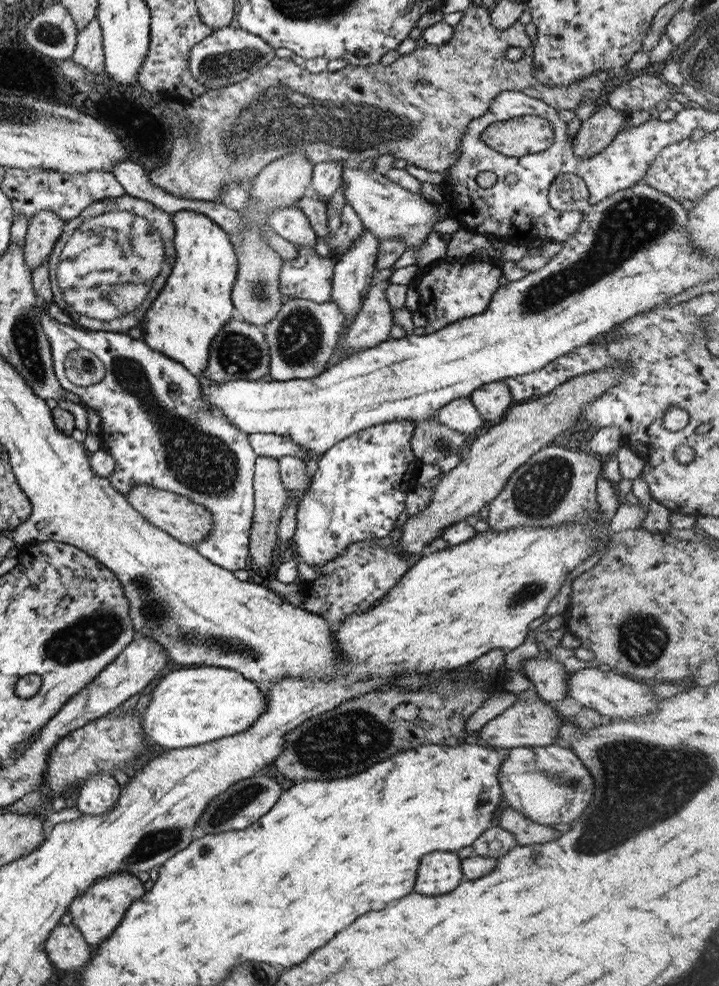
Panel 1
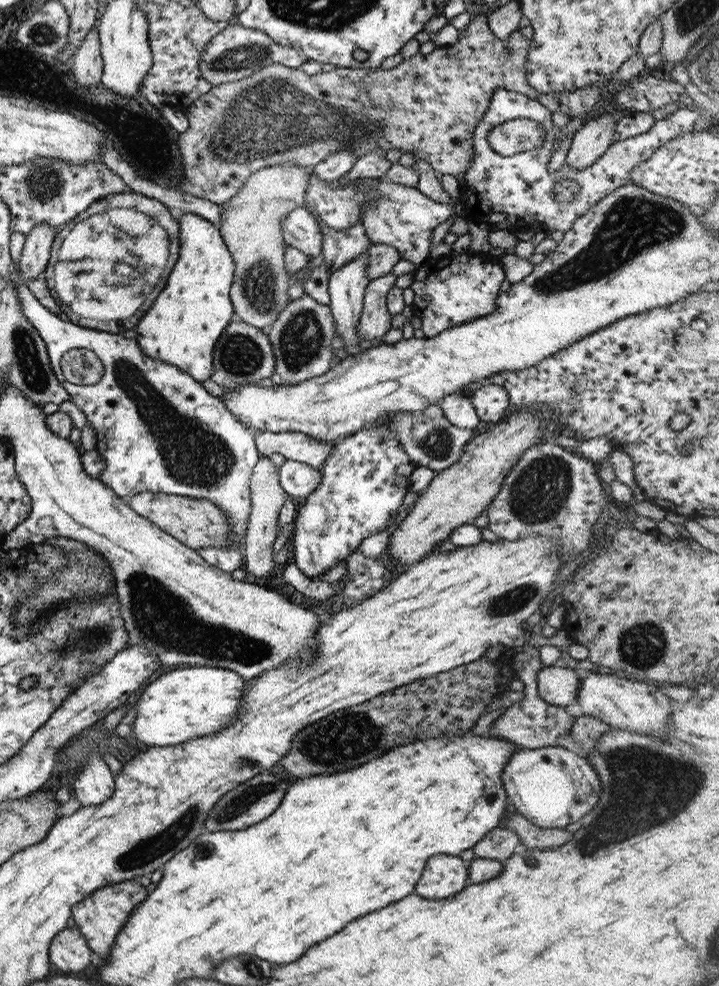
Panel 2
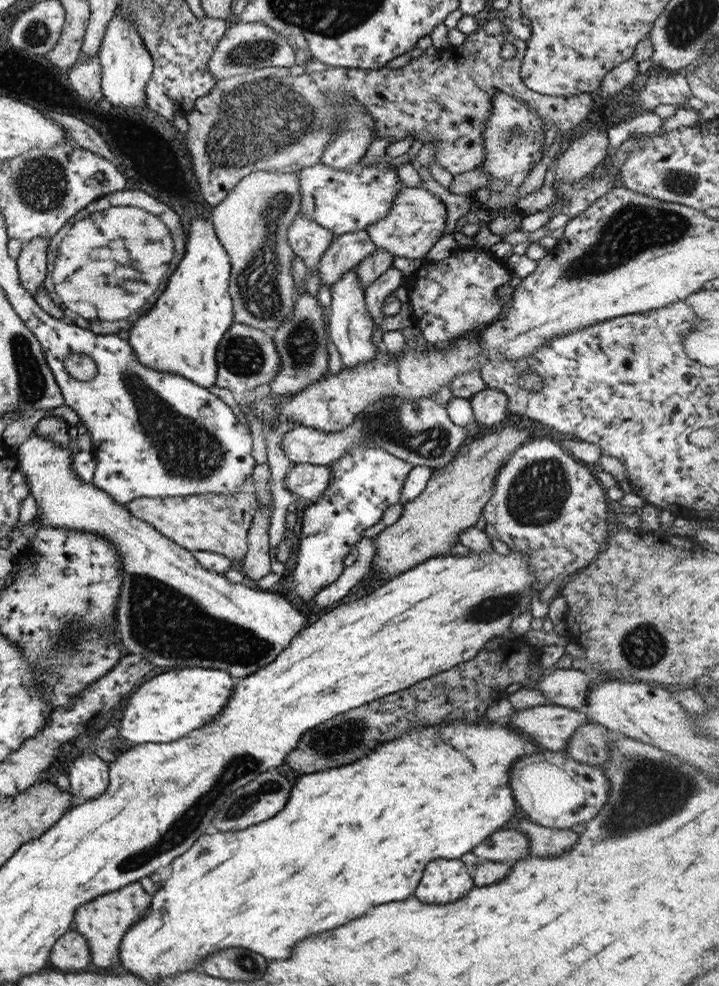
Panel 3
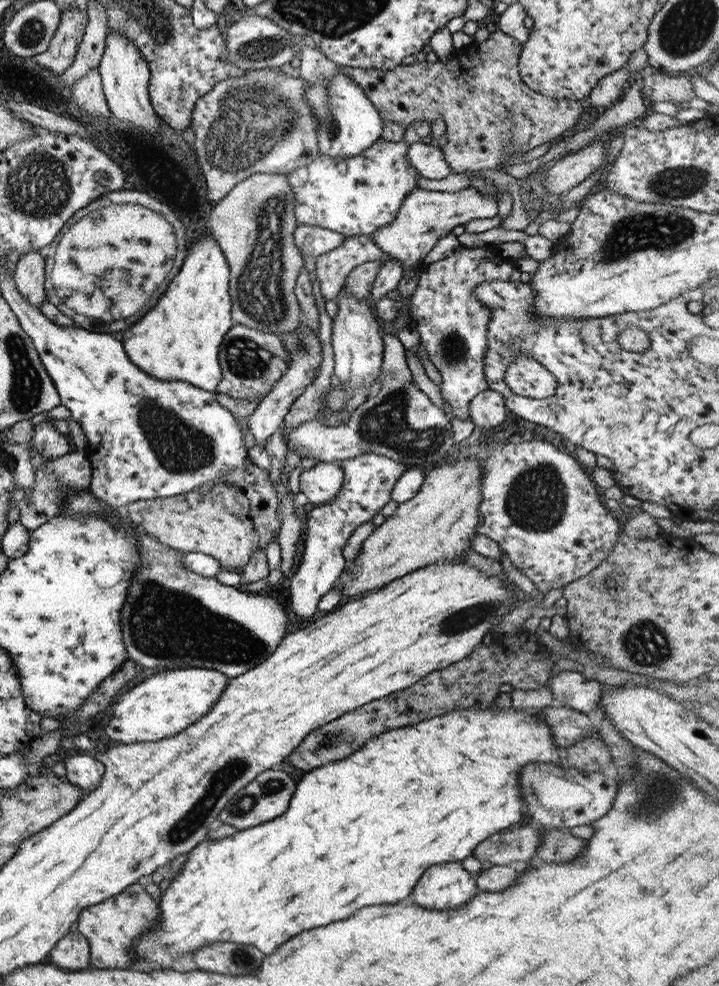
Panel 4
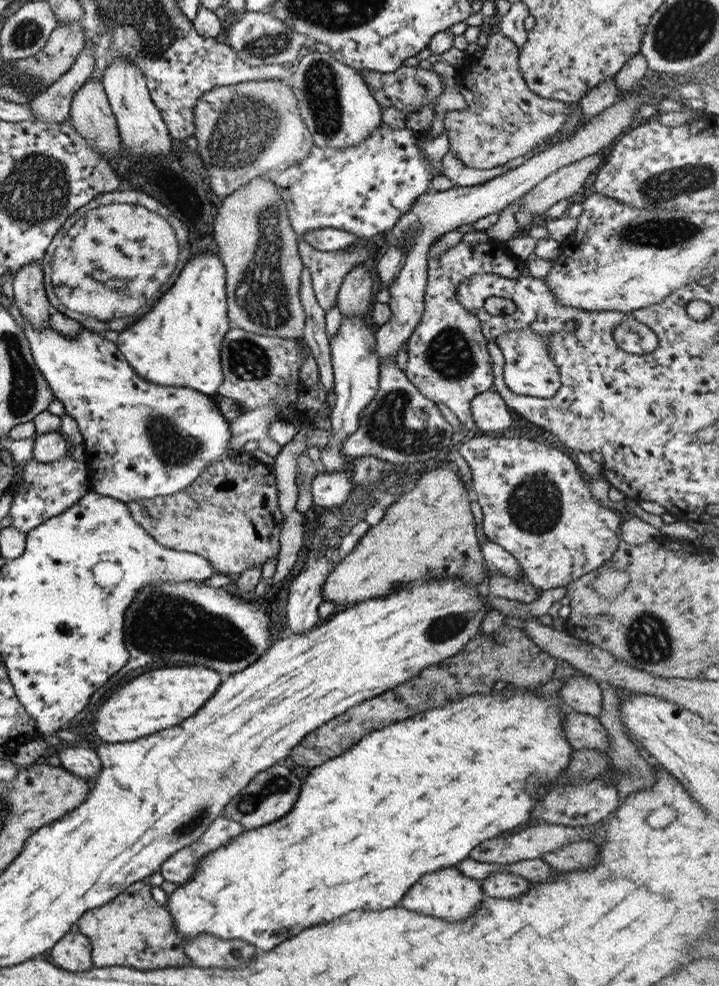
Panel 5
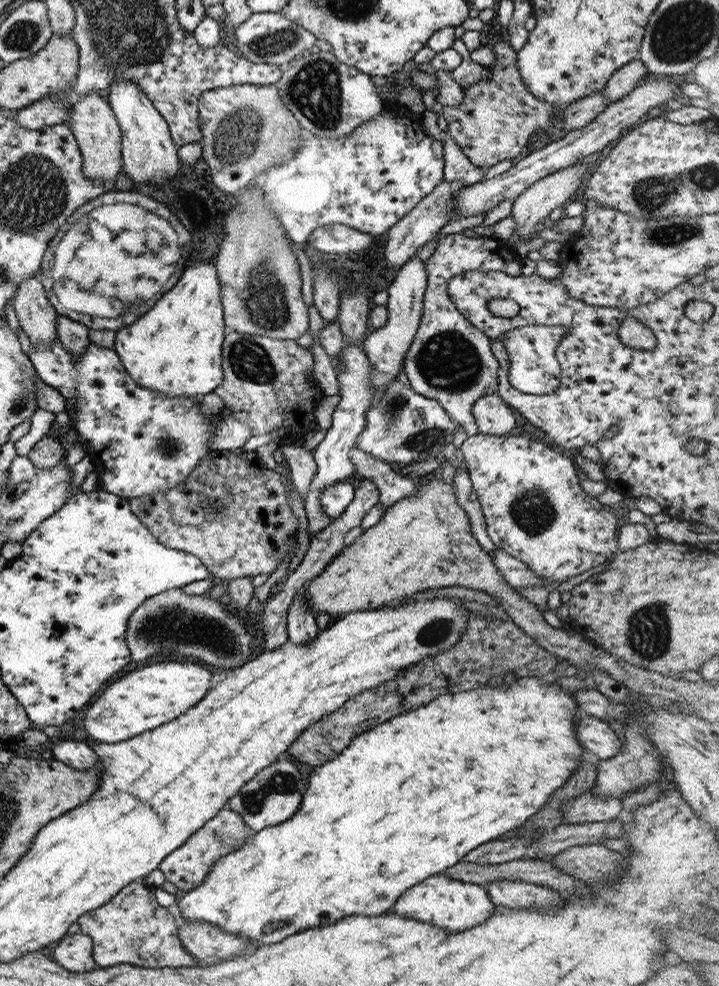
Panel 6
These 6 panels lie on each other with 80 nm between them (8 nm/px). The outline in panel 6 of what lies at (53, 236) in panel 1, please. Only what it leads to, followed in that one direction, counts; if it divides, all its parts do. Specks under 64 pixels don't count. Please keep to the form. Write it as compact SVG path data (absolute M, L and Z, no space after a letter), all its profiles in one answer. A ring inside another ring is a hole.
M37 276L22 280L11 300L19 328L34 347L46 347L56 338L57 312L45 296Z

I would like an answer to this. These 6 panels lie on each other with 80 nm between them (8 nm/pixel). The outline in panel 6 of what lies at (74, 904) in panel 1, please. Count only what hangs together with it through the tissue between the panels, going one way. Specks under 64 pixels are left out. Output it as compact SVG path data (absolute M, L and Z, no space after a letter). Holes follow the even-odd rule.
M131 881L124 886L109 902L98 906L95 910L82 914L77 918L79 932L92 940L92 959L97 966L115 966L127 964L141 968L175 968L199 966L196 960L182 947L176 930L174 911L161 907L153 894L153 889L143 881Z

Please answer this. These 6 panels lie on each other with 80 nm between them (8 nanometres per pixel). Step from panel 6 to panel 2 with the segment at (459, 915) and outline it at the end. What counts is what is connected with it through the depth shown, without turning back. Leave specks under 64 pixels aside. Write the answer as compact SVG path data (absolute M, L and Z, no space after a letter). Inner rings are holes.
M434 854L425 861L413 892L433 900L457 894L466 884L467 869L458 856Z

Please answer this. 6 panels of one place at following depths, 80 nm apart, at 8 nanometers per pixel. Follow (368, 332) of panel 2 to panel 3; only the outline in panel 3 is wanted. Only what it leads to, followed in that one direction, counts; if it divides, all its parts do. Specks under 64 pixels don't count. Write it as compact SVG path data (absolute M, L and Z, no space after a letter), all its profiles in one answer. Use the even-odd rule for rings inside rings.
M392 266L364 288L364 303L368 310L371 323L375 325L375 330L385 317L383 311L381 311L385 297L393 293L394 290L400 286L399 283L403 279L405 279L405 277L401 275L401 272Z

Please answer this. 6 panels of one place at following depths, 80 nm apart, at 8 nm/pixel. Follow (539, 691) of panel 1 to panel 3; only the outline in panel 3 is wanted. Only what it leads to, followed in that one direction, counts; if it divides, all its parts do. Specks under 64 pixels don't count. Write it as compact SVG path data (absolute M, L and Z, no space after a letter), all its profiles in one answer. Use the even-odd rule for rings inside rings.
M554 669L541 675L536 688L549 705L575 709L586 703L592 679L583 671L575 669Z

